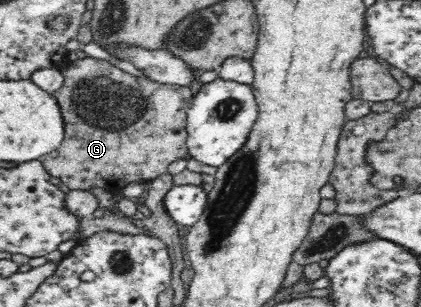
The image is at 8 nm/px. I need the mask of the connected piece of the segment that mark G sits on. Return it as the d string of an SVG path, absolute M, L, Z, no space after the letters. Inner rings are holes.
M85 57L67 62L66 70L62 71L63 85L53 93L59 106L63 123L64 123L64 139L60 142L60 146L54 149L48 156L40 156L39 161L46 167L50 176L59 178L62 184L66 184L69 190L85 190L91 192L93 188L103 188L104 190L113 194L119 193L122 188L132 184L132 182L145 182L160 176L167 172L169 164L184 158L187 155L188 148L186 145L187 132L185 131L185 118L190 108L192 99L192 90L186 86L178 86L173 84L159 83L151 79L144 79L140 77L132 77L129 73L119 69L116 66L108 63L106 60L96 59L92 57Z

